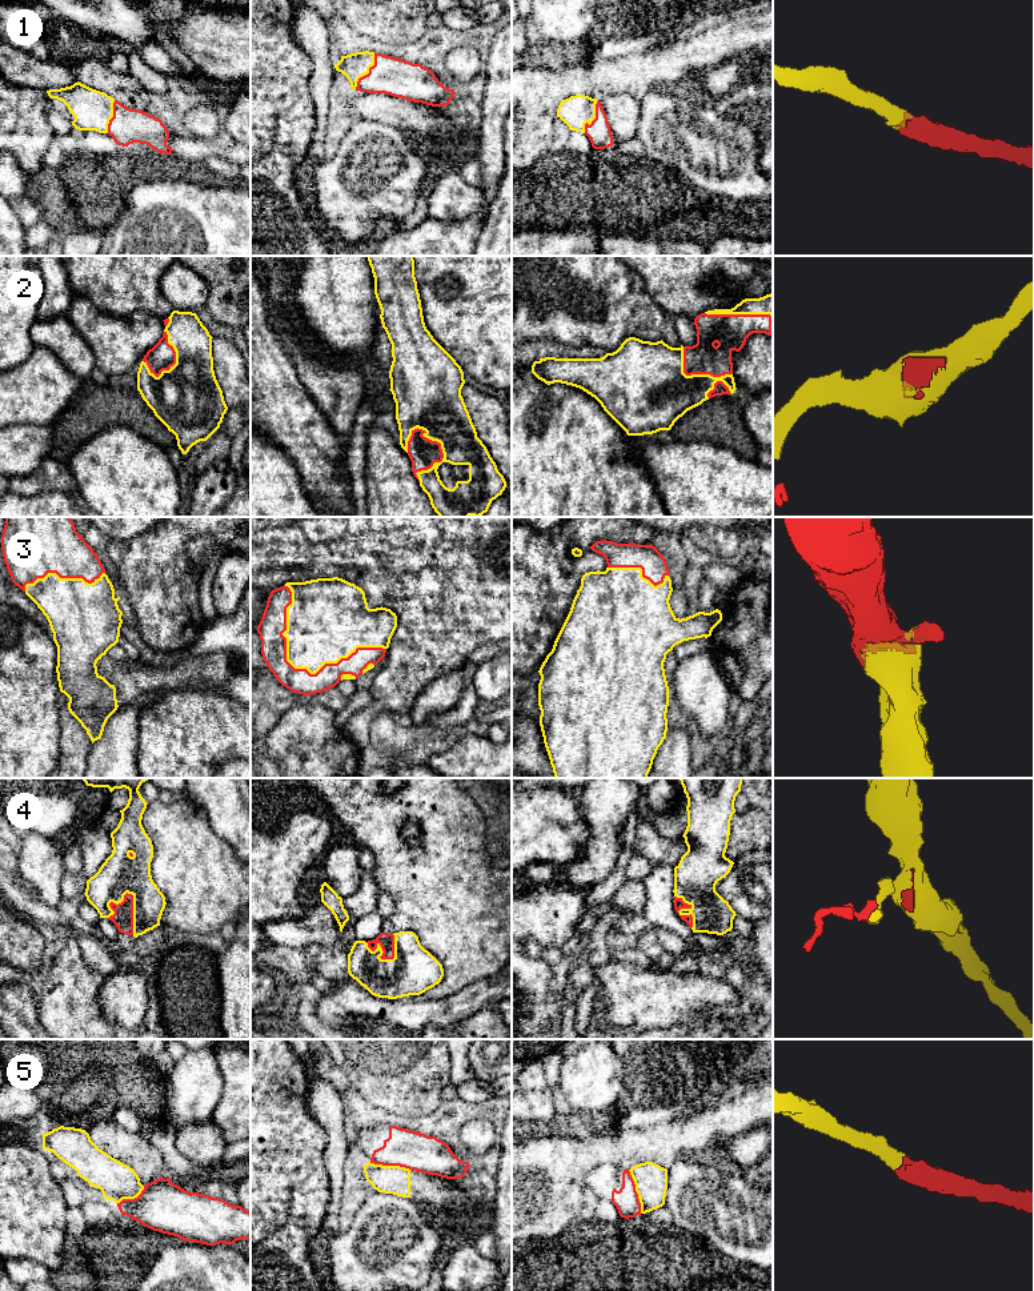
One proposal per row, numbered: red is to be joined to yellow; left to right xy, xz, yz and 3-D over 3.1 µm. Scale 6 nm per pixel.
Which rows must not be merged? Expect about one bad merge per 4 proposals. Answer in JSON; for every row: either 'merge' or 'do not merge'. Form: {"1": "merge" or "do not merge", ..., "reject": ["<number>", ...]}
{"1": "merge", "2": "merge", "3": "merge", "4": "merge", "5": "do not merge", "reject": ["5"]}

